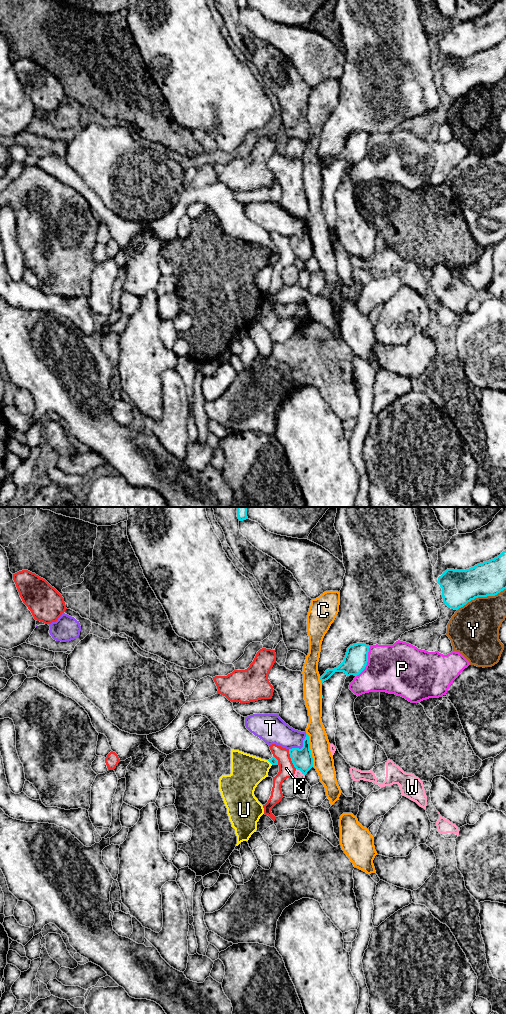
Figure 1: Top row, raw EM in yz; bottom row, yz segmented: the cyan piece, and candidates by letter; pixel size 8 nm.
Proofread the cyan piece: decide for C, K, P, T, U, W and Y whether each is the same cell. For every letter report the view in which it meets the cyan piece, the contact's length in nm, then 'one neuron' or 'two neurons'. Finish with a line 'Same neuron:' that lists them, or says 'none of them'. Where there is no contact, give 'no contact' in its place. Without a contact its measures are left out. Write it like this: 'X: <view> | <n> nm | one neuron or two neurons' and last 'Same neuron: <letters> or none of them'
C: yz | 280 nm | two neurons
K: yz | 170 nm | two neurons
P: yz | 280 nm | two neurons
T: yz | 190 nm | two neurons
U: yz | 60 nm | two neurons
W: yz | 90 nm | two neurons
Y: yz | 440 nm | two neurons
Same neuron: none of them

